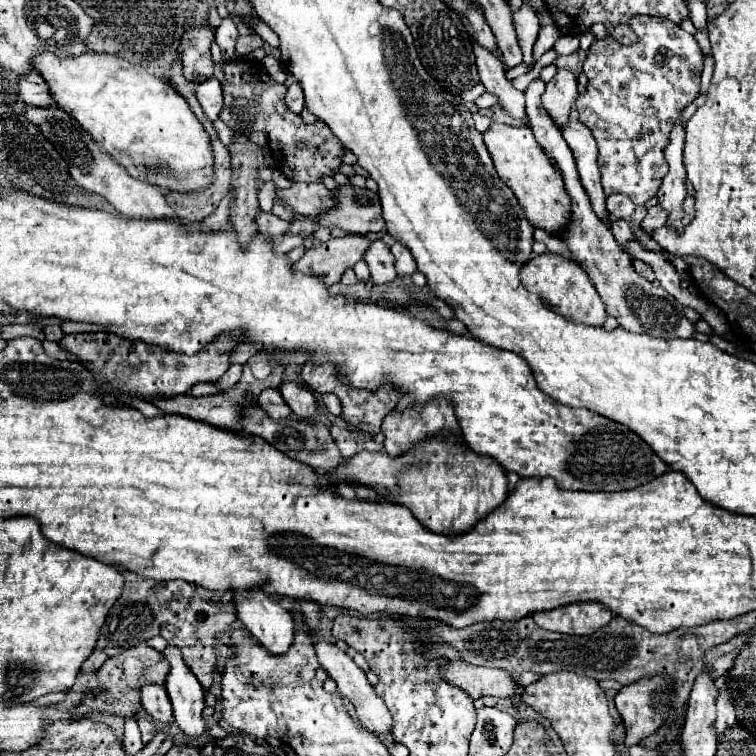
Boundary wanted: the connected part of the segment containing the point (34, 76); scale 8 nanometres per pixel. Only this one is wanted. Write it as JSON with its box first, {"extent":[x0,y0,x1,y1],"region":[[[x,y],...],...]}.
{"extent":[20,73,56,107],"region":[[[30,73],[20,77],[20,99],[24,99],[32,107],[56,107],[54,97],[48,91],[48,85],[40,73]]]}

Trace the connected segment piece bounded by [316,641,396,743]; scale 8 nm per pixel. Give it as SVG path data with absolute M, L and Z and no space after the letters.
M318 641L318 643L316 643L316 657L318 657L318 661L322 663L324 671L336 681L338 691L352 701L352 705L354 705L354 709L356 709L358 723L360 723L370 735L378 737L378 741L380 741L380 737L388 737L392 743L396 743L396 739L390 735L390 727L394 725L394 723L392 723L392 717L390 717L390 711L386 709L384 701L374 693L374 689L372 689L372 685L368 683L364 671L362 671L346 653L342 653L336 645L330 645L330 643L326 643L326 641Z

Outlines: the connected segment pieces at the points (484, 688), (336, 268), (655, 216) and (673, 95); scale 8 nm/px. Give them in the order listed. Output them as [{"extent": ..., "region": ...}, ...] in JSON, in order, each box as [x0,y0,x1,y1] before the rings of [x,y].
[{"extent":[440,661,516,699],"region":[[[450,661],[440,669],[440,677],[466,691],[472,699],[480,699],[484,695],[492,697],[512,697],[516,691],[516,683],[508,671],[490,669],[490,667],[474,667],[466,661]]]},{"extent":[294,235,370,287],"region":[[[346,235],[338,239],[330,239],[326,243],[314,245],[304,253],[300,261],[294,263],[294,271],[302,271],[306,275],[322,277],[322,281],[332,287],[334,283],[340,281],[342,273],[354,263],[358,263],[366,249],[370,247],[370,241],[364,239],[362,235]]]},{"extent":[640,205,666,235],"region":[[[656,205],[656,207],[650,207],[650,209],[648,209],[646,217],[644,217],[644,219],[642,219],[642,223],[640,223],[640,229],[642,229],[644,233],[652,235],[652,233],[654,233],[654,229],[662,227],[664,223],[666,223],[666,211],[664,211],[664,209],[660,209],[660,207]]]},{"extent":[576,17,704,205],"region":[[[634,17],[630,27],[636,31],[638,35],[638,43],[636,45],[620,45],[618,41],[606,37],[602,41],[594,41],[592,47],[588,49],[588,57],[584,61],[584,73],[588,77],[588,85],[586,85],[586,93],[584,95],[578,95],[578,101],[576,101],[576,109],[578,109],[578,115],[580,115],[580,121],[592,131],[594,139],[596,139],[596,145],[598,145],[598,167],[600,167],[600,173],[602,173],[602,187],[604,187],[604,193],[612,195],[612,193],[622,193],[622,195],[628,195],[634,205],[644,205],[648,199],[656,197],[658,193],[658,185],[662,183],[662,177],[666,175],[666,159],[662,157],[662,149],[666,149],[666,141],[670,141],[670,131],[674,127],[674,121],[678,121],[680,113],[700,95],[700,73],[702,73],[702,67],[704,67],[704,53],[700,51],[694,35],[686,33],[680,25],[674,25],[672,21],[666,21],[666,19],[658,19],[658,17]]]}]

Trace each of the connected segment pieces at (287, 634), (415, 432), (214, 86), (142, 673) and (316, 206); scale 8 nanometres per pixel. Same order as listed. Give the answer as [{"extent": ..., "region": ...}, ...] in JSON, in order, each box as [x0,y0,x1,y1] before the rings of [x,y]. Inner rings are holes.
[{"extent":[236,591,294,655],"region":[[[248,591],[250,597],[236,593],[238,619],[272,655],[282,655],[294,641],[292,615],[264,591]]]},{"extent":[382,397,460,457],"region":[[[438,397],[438,399],[430,399],[430,401],[426,401],[422,405],[416,405],[416,407],[406,407],[402,411],[392,411],[382,421],[382,433],[386,437],[384,449],[390,457],[398,457],[398,455],[406,453],[418,441],[430,437],[430,433],[436,435],[442,429],[452,429],[456,435],[460,435],[460,425],[458,425],[458,419],[454,415],[454,407],[452,407],[450,399]]]},{"extent":[196,79,224,121],"region":[[[206,79],[206,81],[202,81],[202,83],[198,85],[198,89],[196,89],[196,97],[198,97],[198,101],[200,101],[204,113],[208,115],[208,119],[210,119],[210,121],[216,121],[216,119],[218,119],[218,113],[220,113],[220,109],[222,109],[222,105],[224,105],[220,83],[218,83],[216,79]]]},{"extent":[70,643,170,719],"region":[[[140,643],[116,657],[110,657],[102,669],[98,669],[96,677],[102,683],[100,695],[94,693],[86,693],[82,703],[72,709],[70,713],[74,715],[92,715],[92,713],[106,713],[106,715],[114,715],[114,717],[122,717],[122,719],[132,719],[138,715],[138,711],[142,709],[140,703],[140,687],[146,683],[154,683],[154,685],[164,685],[166,681],[166,673],[170,673],[170,665],[164,659],[164,655],[160,651],[154,651],[152,647],[148,647],[146,643]]]},{"extent":[278,183,334,217],"region":[[[292,183],[290,189],[278,191],[278,199],[288,203],[294,213],[308,217],[326,213],[330,207],[334,207],[334,199],[330,197],[330,191],[322,183]],[[322,195],[324,195],[324,205],[322,205]]]}]

